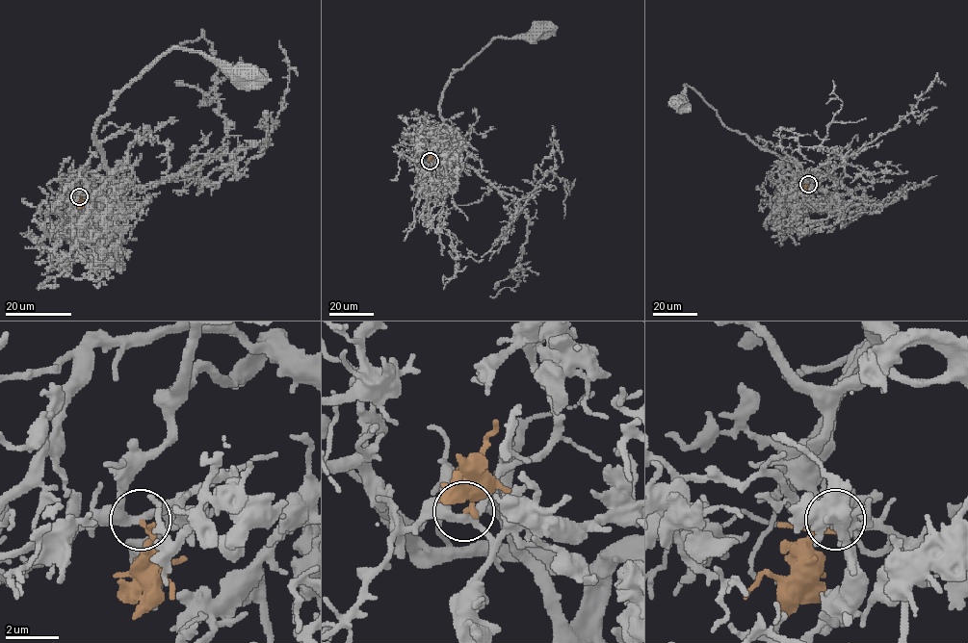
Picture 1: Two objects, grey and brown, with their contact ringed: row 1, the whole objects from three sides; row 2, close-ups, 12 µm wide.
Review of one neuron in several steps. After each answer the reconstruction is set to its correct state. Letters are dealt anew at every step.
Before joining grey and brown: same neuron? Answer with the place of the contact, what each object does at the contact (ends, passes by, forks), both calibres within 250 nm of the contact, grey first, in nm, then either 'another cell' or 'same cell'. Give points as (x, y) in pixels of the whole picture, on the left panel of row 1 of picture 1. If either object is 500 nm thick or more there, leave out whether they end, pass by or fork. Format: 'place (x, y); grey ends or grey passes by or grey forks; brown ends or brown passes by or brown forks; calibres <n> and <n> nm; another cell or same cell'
place (79, 196); grey forks; brown ends; calibres 280 and 200 nm; same cell

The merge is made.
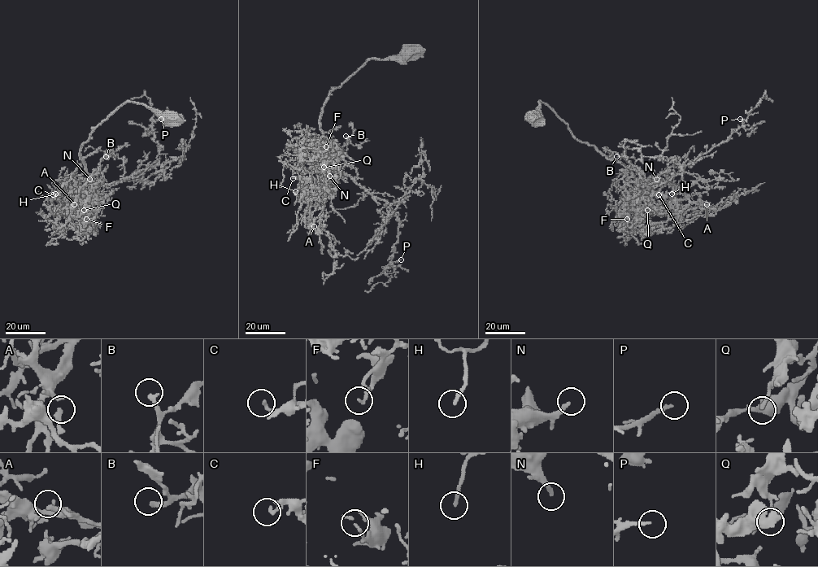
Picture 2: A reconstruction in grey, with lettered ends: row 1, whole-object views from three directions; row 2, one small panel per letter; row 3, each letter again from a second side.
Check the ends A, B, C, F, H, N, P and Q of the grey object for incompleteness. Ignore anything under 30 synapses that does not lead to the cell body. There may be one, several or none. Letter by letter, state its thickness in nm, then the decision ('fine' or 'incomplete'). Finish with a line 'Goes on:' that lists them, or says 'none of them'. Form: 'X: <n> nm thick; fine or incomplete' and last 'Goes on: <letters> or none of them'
A: 200 nm thick; fine
B: 220 nm thick; incomplete
C: 200 nm thick; fine
F: 140 nm thick; fine
H: 180 nm thick; incomplete
N: 200 nm thick; incomplete
P: 140 nm thick; incomplete
Q: 150 nm thick; fine
Goes on: B, H, N, P

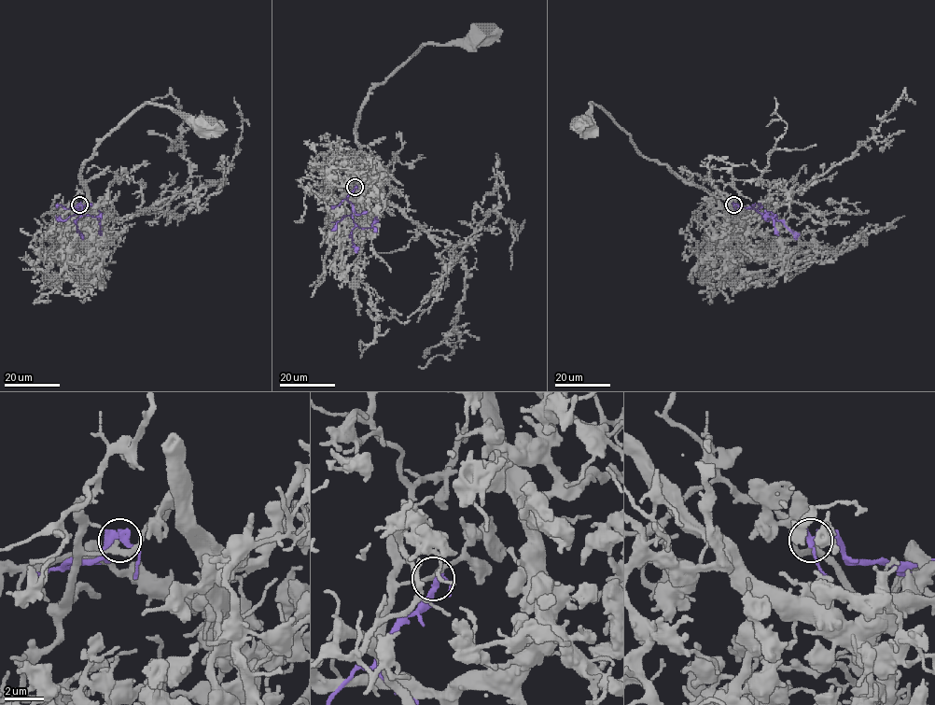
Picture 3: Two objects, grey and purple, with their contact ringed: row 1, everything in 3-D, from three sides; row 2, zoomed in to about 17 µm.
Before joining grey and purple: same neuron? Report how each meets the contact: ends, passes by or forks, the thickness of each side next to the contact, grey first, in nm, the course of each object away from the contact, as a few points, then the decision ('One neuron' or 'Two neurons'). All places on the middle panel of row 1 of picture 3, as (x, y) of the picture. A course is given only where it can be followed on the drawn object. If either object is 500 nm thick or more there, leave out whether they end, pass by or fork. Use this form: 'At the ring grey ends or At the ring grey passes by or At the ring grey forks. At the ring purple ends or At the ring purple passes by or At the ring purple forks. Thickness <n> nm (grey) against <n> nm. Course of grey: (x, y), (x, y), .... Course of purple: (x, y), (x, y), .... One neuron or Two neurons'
At the ring grey passes by. At the ring purple passes by. Thickness 190 nm (grey) against 280 nm. Course of grey: (355, 187), (347, 194), (354, 209), (368, 197), (368, 174), (356, 141), (365, 98), (424, 46), (477, 35). Course of purple: (355, 187), (347, 198), (353, 209), (352, 218), (358, 228), (374, 227), (376, 232). Two neurons

